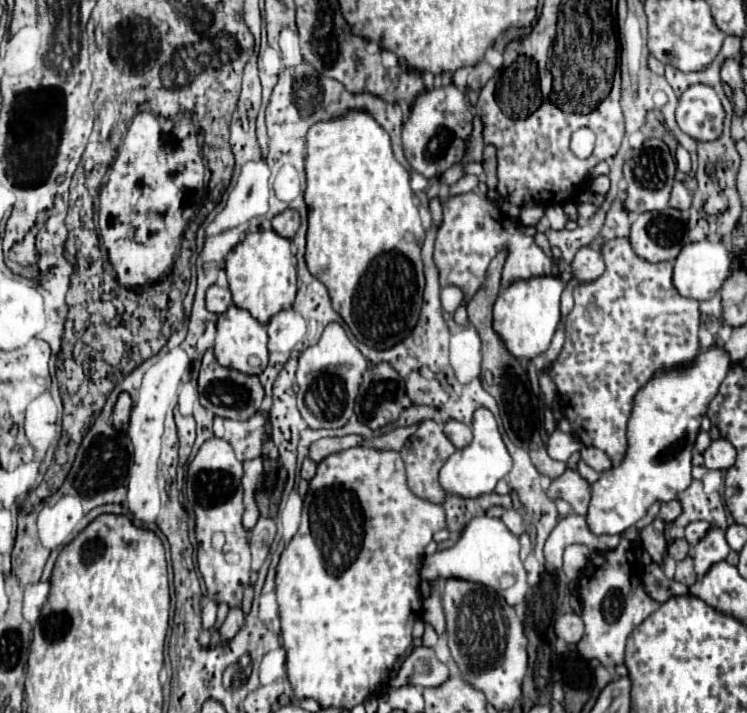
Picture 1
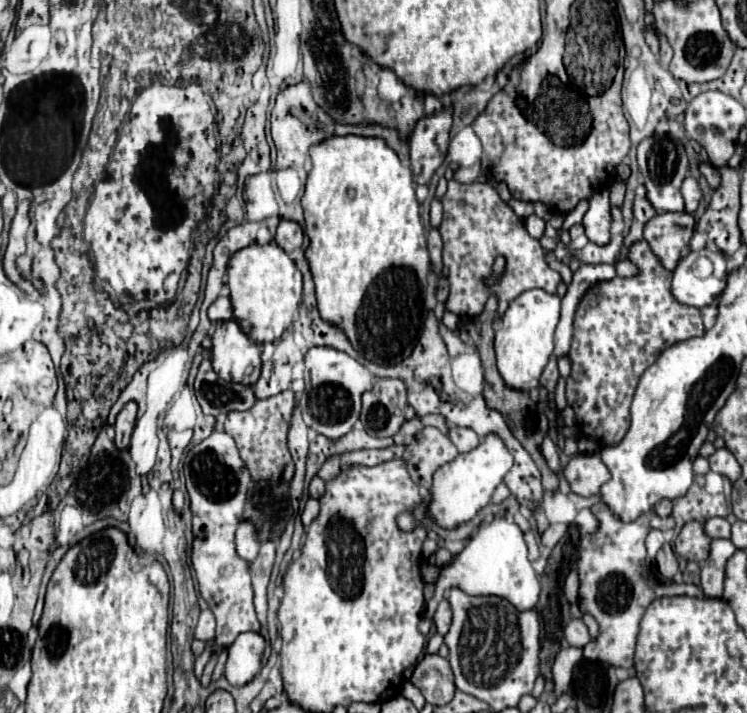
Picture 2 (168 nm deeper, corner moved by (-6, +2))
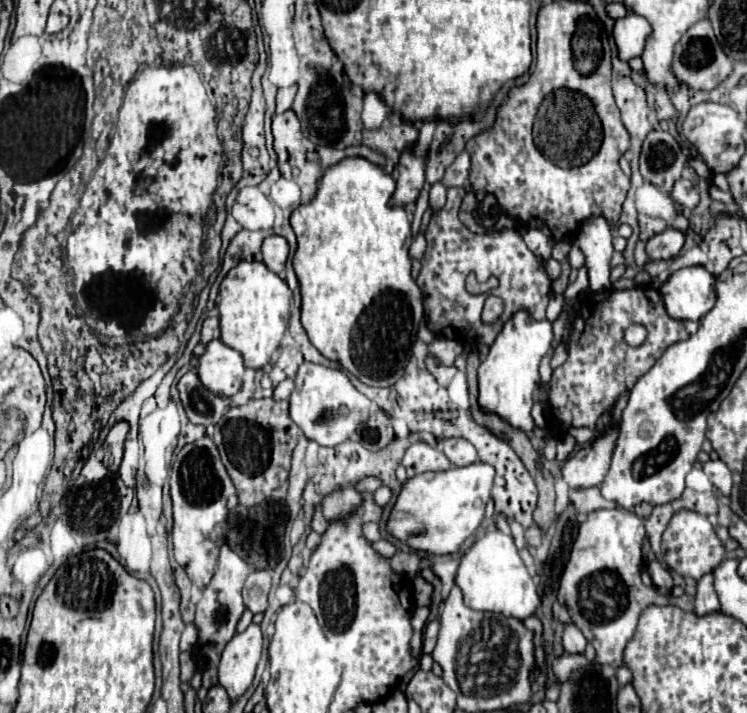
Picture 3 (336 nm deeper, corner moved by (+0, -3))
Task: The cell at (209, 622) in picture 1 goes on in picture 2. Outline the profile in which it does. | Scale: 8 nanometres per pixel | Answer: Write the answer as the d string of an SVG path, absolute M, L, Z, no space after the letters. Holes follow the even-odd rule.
M205 609L205 611L201 611L201 615L199 615L197 627L195 627L195 639L207 643L207 641L211 641L213 637L215 637L215 615L213 615L209 609Z

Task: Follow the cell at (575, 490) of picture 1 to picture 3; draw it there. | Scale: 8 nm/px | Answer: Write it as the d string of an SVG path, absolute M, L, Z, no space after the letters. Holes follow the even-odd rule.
M607 430L599 438L595 438L589 448L579 450L565 462L561 472L569 488L573 490L593 488L603 482L611 464L615 440L617 440L617 430Z

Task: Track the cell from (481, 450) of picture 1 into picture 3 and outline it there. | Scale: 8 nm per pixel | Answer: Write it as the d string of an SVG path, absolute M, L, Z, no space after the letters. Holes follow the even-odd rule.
M473 462L469 466L453 466L445 472L423 472L421 476L415 476L413 480L407 480L401 494L397 496L397 502L391 510L387 528L389 532L405 542L413 550L425 550L429 554L449 554L457 552L459 546L477 530L485 516L485 504L491 498L495 468L487 462Z

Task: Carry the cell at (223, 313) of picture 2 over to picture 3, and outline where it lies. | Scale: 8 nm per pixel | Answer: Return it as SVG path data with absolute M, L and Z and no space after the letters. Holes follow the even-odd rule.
M207 316L203 322L203 328L201 328L201 342L207 344L213 338L219 338L219 318Z

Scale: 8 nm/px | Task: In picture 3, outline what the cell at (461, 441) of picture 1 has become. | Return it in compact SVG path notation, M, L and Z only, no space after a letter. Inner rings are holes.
M445 438L441 440L441 450L453 466L465 466L475 460L475 446L465 438Z

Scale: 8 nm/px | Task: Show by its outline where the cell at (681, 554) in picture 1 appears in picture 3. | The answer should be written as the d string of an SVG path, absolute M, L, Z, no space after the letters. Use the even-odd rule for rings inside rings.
M689 510L677 512L673 516L667 530L663 532L661 548L663 548L663 558L669 568L677 570L681 576L691 576L695 580L699 580L705 572L711 572L725 558L725 548L721 540L717 540L709 518L697 512L689 512Z

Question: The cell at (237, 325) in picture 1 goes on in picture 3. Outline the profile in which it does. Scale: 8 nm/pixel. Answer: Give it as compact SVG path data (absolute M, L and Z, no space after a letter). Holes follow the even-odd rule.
M211 340L205 354L199 358L197 374L213 394L231 398L241 390L245 374L243 356L221 340Z

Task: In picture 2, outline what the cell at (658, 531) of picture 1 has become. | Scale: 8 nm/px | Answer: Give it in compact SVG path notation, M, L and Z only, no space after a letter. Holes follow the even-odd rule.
M665 543L659 553L657 553L657 567L659 567L659 573L667 579L673 579L673 575L679 571L679 565L677 565L677 557L671 549L669 543Z

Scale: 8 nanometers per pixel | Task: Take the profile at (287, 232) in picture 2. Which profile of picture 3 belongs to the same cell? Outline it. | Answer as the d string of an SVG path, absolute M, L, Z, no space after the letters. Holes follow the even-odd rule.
M269 236L263 242L263 262L277 274L283 276L285 272L285 262L289 256L289 244L283 236Z

